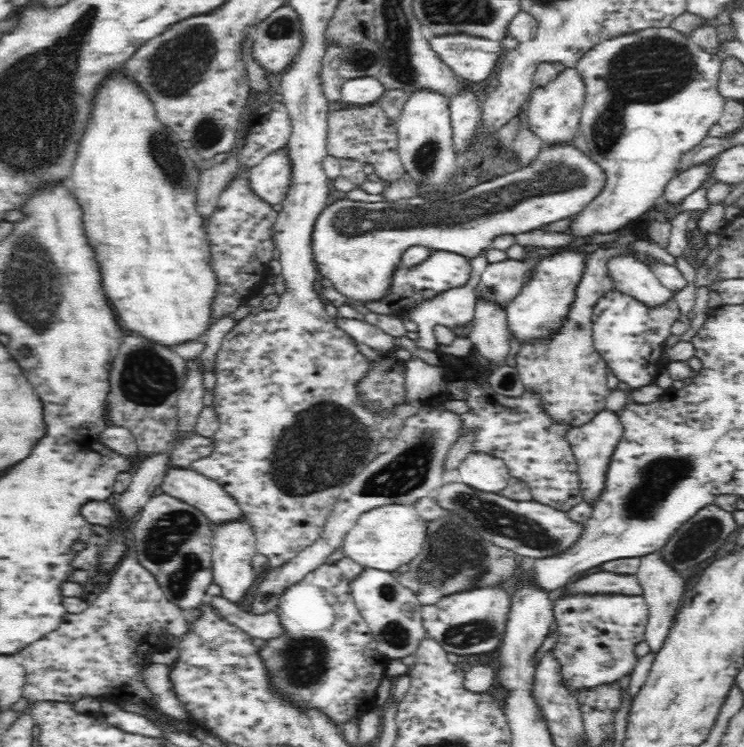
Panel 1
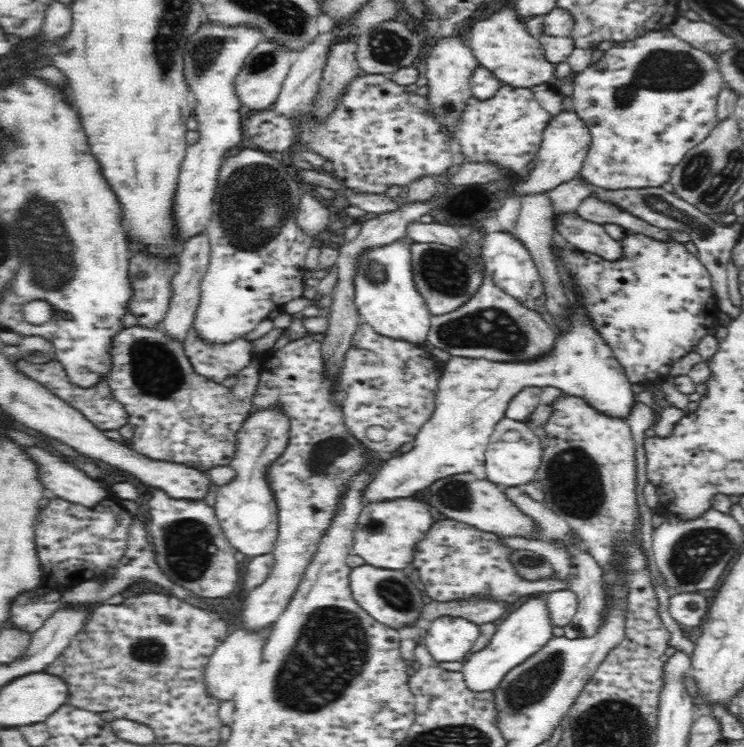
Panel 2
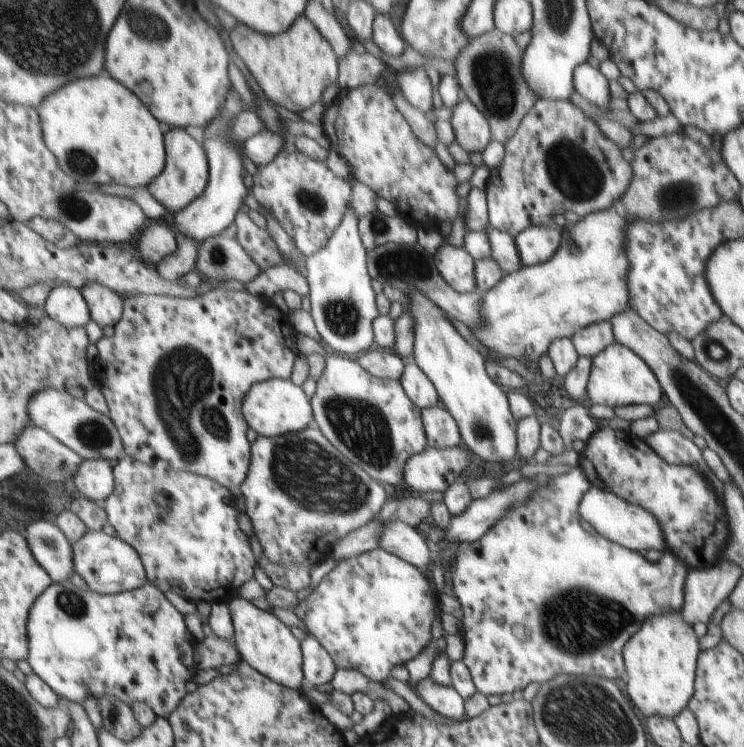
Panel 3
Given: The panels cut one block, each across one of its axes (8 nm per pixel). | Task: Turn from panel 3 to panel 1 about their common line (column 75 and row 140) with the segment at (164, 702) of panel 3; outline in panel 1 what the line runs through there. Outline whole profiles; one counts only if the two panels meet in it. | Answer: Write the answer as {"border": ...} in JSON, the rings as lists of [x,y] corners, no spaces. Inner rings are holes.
{"border":[[[668,27],[647,28],[642,30],[611,36],[609,39],[603,39],[591,46],[578,60],[575,65],[584,77],[586,92],[585,104],[582,109],[576,135],[586,142],[588,154],[592,161],[602,169],[604,175],[604,188],[584,205],[584,208],[579,212],[573,232],[576,236],[590,236],[595,233],[609,233],[624,224],[628,224],[631,220],[638,219],[642,215],[646,215],[653,209],[656,198],[664,195],[665,187],[670,180],[677,174],[681,168],[681,162],[688,151],[692,150],[700,144],[700,141],[707,136],[709,128],[720,118],[724,104],[728,100],[718,90],[719,74],[720,74],[720,56],[714,51],[708,51],[700,43],[694,42],[684,33]]]}

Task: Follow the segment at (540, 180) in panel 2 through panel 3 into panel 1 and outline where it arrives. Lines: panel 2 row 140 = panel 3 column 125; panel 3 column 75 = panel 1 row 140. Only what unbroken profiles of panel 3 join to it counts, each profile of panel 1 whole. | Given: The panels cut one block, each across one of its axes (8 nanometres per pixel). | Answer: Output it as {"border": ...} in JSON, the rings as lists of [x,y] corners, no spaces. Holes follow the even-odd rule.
{"border":[[[576,66],[565,67],[546,84],[532,88],[524,105],[528,111],[528,123],[546,145],[552,141],[563,141],[576,137],[577,124],[585,104],[585,92],[584,77]]]}

